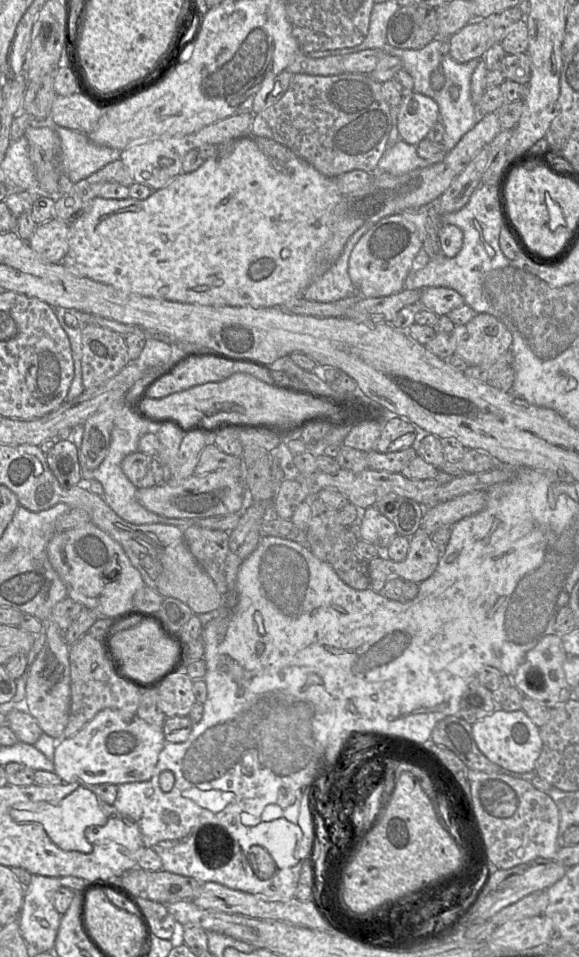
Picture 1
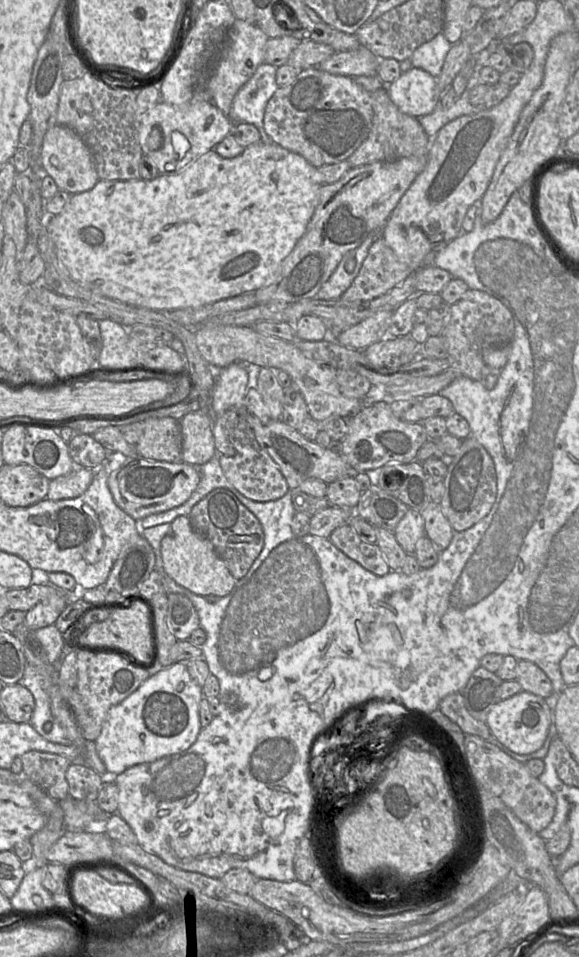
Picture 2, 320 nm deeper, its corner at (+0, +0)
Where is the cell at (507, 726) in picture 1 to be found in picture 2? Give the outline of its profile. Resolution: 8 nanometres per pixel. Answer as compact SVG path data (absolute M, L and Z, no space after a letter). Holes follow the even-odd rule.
M524 690L494 704L486 718L493 736L508 749L521 755L534 753L543 746L551 721L552 710L546 699Z

